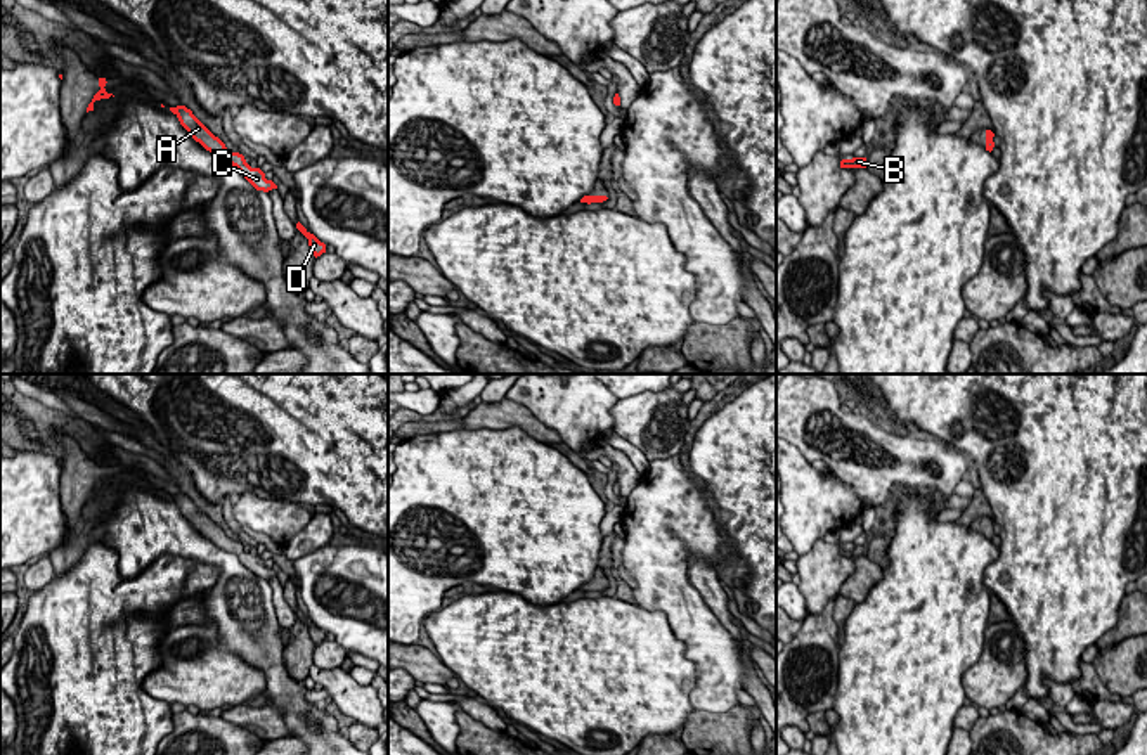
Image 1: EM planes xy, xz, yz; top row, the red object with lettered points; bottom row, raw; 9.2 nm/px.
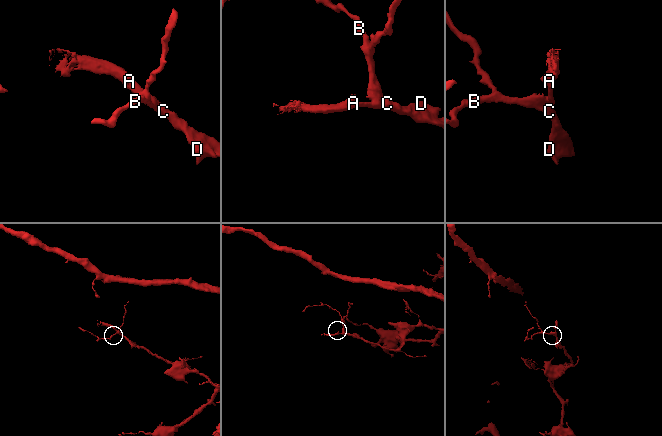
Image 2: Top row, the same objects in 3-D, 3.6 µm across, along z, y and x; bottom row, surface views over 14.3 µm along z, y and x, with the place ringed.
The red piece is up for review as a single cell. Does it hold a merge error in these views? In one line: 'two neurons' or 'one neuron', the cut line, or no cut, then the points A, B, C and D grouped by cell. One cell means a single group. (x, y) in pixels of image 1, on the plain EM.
one neuron | no cut | A B C D

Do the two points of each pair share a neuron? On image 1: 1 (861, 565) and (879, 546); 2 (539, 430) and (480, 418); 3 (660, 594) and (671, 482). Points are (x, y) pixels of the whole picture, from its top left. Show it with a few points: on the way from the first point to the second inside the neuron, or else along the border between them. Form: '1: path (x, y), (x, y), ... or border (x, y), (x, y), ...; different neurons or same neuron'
1: border (865, 556), (882, 568); different neurons
2: path (525, 419), (494, 418); same neuron
3: path (660, 567), (660, 529), (667, 509); same neuron

